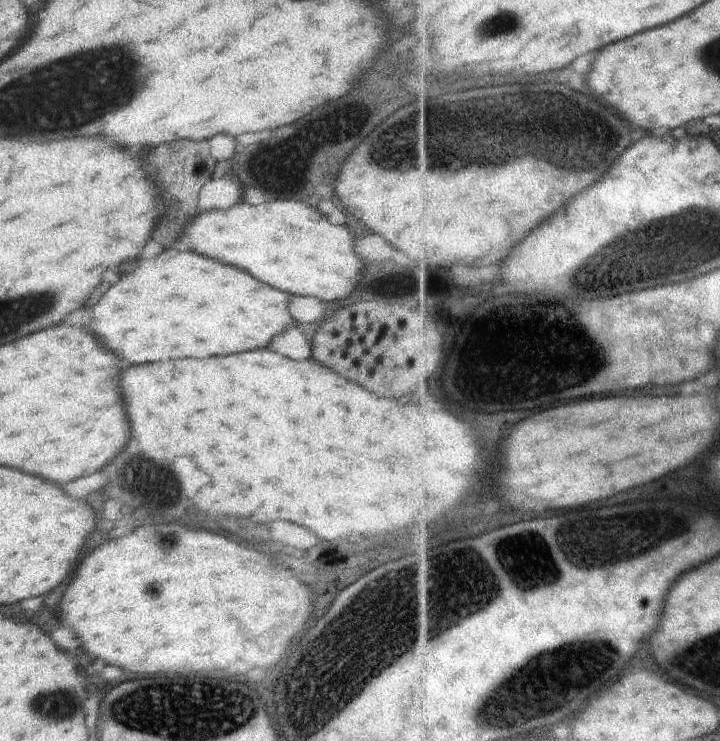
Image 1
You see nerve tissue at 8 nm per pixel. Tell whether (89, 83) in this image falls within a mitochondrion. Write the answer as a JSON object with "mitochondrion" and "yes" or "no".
{"mitochondrion":"yes"}

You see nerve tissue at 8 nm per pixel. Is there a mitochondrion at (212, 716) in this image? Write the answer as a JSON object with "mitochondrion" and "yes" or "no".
{"mitochondrion":"yes"}

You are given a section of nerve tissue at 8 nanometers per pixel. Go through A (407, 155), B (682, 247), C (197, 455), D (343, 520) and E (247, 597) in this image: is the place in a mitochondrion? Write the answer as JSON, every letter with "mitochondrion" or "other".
{"A":"mitochondrion","B":"mitochondrion","C":"other","D":"other","E":"other"}

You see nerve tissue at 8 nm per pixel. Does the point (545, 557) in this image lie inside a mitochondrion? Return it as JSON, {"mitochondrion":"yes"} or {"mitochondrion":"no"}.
{"mitochondrion":"yes"}

